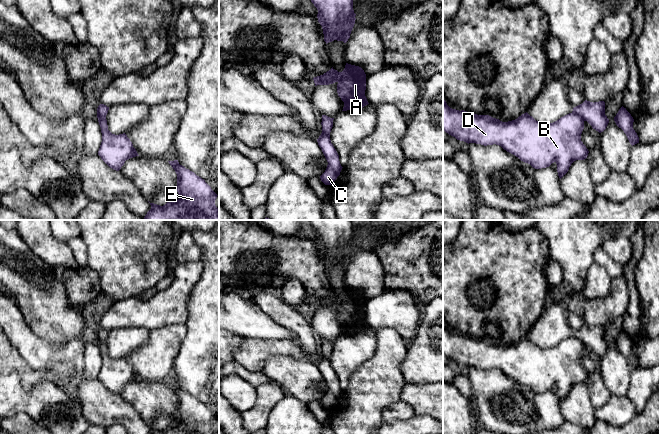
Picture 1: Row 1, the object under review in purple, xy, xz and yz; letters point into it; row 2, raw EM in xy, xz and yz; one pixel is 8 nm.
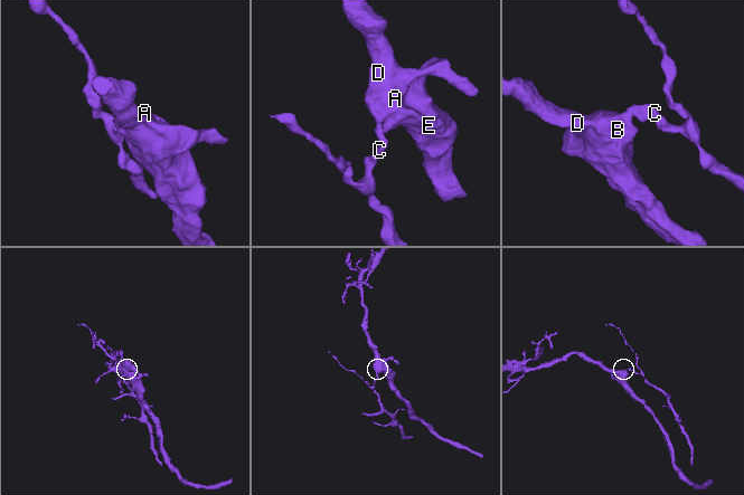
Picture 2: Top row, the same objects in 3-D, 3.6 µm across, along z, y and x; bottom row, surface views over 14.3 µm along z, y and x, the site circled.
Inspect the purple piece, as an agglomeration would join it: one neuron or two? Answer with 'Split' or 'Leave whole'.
Split

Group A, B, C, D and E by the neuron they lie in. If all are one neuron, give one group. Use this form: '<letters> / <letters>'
A B D E / C

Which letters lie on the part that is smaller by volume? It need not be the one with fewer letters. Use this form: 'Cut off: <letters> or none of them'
Cut off: C

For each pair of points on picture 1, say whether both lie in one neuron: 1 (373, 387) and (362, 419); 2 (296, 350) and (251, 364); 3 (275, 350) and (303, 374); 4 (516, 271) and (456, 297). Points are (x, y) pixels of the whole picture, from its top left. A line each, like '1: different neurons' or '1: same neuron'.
1: same neuron
2: same neuron
3: different neurons
4: same neuron

